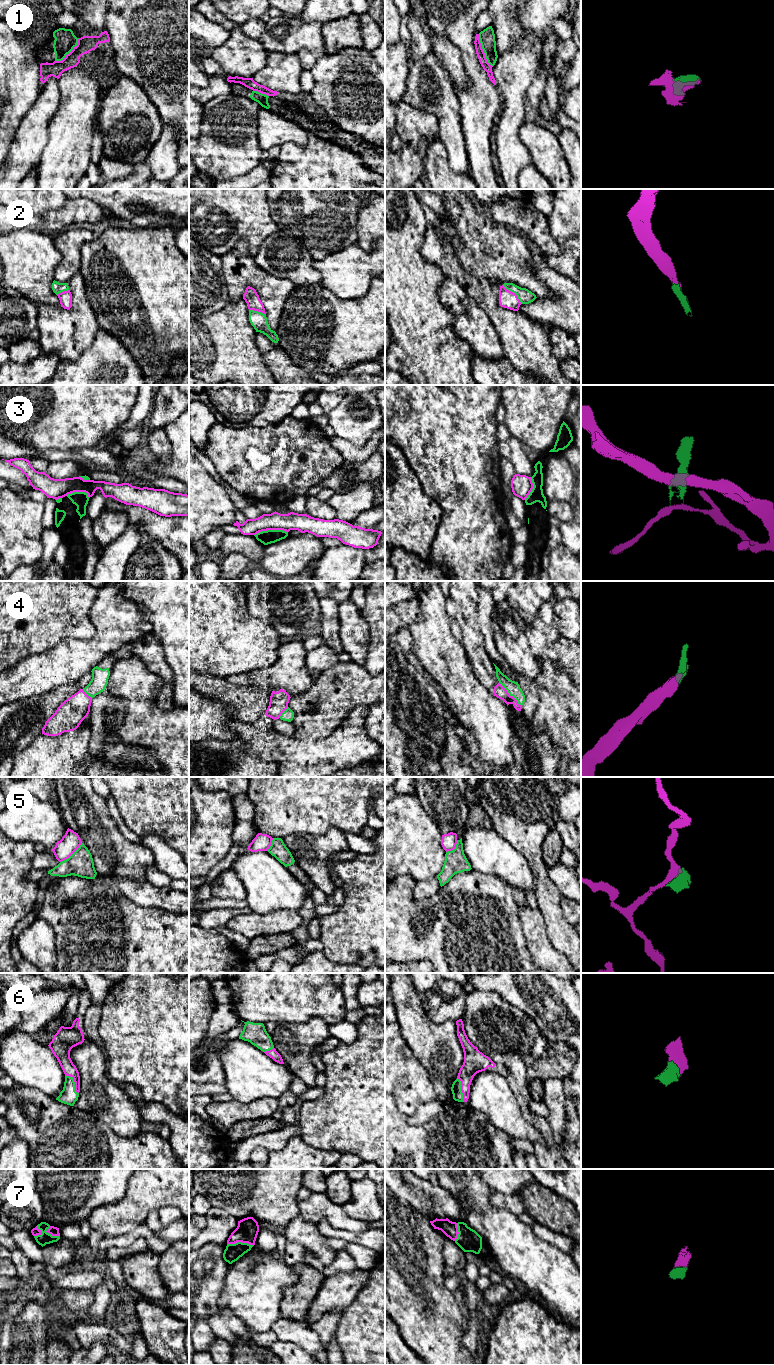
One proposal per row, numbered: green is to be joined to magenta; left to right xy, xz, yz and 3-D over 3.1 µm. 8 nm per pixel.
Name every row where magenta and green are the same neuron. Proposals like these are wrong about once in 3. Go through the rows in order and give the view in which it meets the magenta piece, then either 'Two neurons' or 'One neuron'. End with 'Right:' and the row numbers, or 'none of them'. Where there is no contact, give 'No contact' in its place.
1: Touches magenta in yz. Two neurons
2: Touches magenta in yz. One neuron
3: Touches magenta in xz. Two neurons
4: Touches magenta in yz. One neuron
5: Touches magenta in xy. Two neurons
6: Touches magenta in xy. One neuron
7: Touches magenta in xz. One neuron
Right: 2, 4, 6, 7

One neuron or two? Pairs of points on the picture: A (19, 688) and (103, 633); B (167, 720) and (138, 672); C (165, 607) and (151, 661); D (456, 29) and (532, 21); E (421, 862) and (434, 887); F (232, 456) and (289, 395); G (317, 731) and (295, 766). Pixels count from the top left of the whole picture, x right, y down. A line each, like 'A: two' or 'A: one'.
A: one
B: one
C: two
D: two
E: two
F: two
G: two

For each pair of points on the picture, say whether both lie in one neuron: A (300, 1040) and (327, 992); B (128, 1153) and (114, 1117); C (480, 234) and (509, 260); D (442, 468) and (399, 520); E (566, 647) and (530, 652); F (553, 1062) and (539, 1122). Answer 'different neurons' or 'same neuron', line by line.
A: different neurons
B: different neurons
C: same neuron
D: different neurons
E: different neurons
F: different neurons

